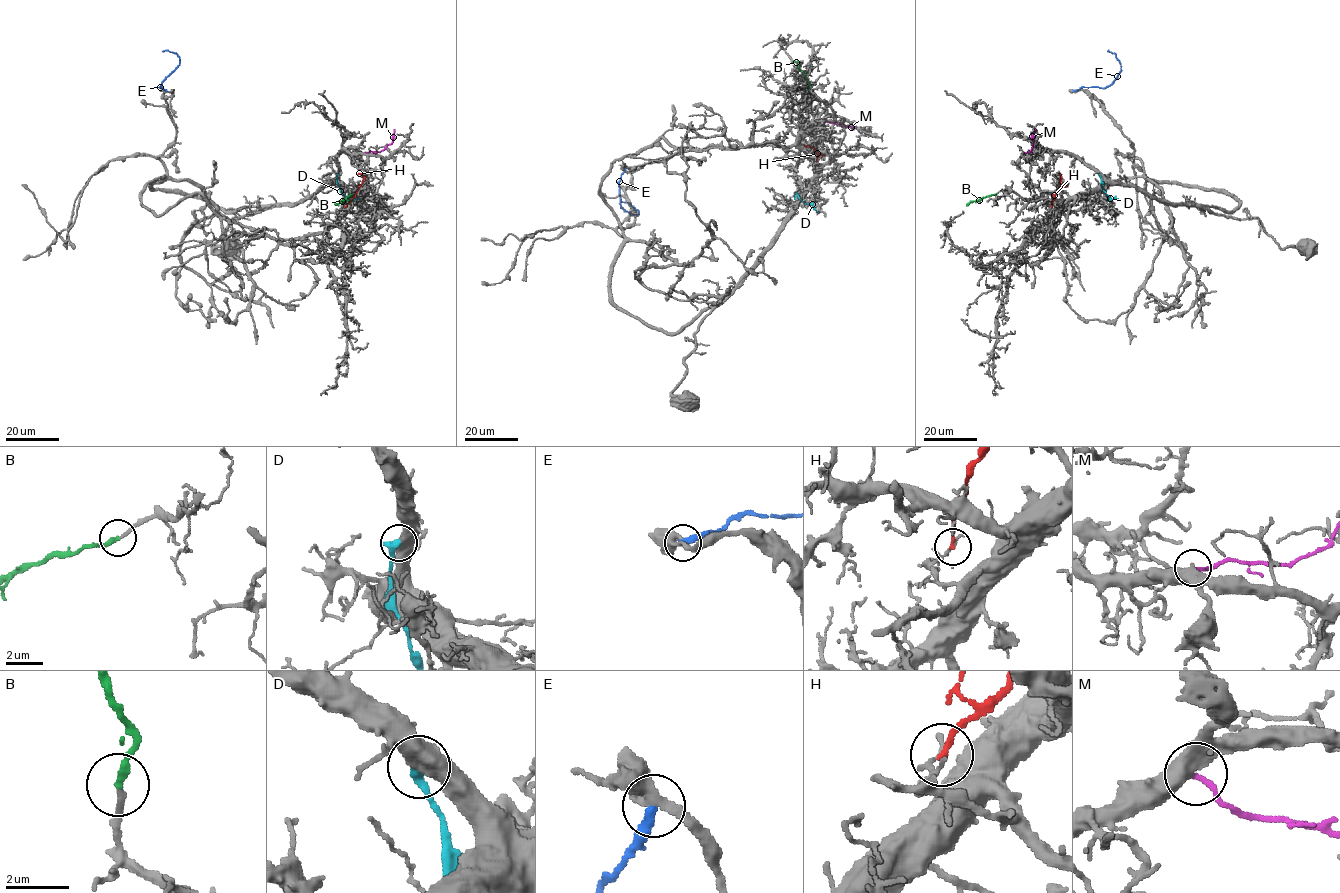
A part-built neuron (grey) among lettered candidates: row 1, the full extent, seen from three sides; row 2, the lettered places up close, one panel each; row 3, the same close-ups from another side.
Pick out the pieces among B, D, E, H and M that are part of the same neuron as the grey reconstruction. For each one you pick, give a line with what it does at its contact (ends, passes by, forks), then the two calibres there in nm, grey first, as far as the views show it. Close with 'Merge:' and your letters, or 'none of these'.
B: it ends; calibres 200 and 260 nm
Merge: B

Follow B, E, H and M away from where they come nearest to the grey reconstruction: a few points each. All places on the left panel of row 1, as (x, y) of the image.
B: (350, 194), (334, 204)
E: (167, 91), (159, 87), (180, 59), (177, 54), (162, 51)
H: (345, 207), (363, 180), (364, 177), (357, 174)
M: (366, 152), (382, 150), (392, 142), (394, 129)

